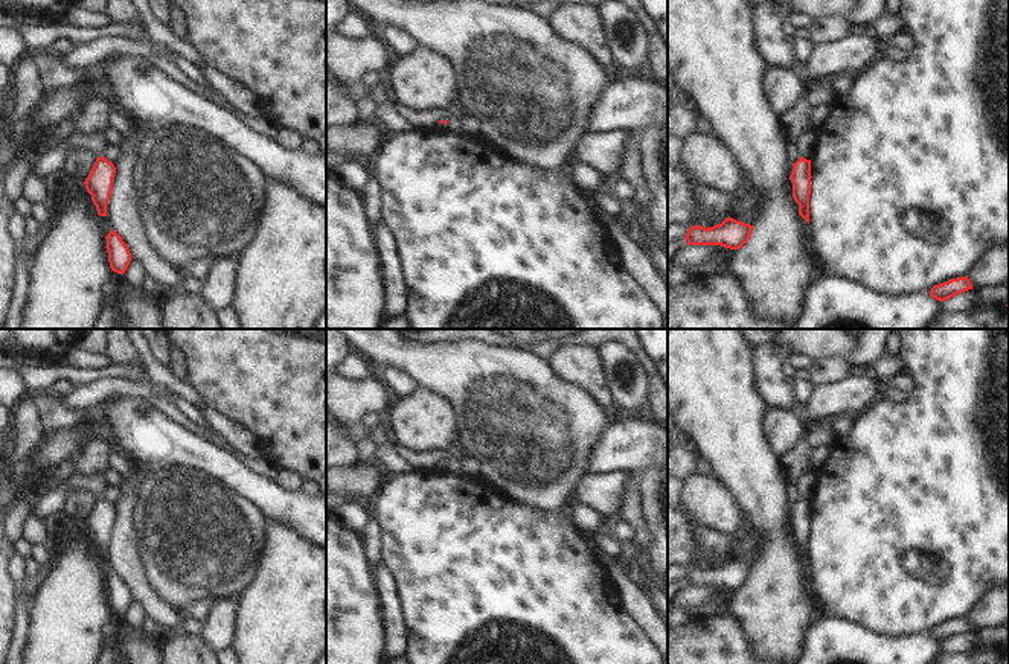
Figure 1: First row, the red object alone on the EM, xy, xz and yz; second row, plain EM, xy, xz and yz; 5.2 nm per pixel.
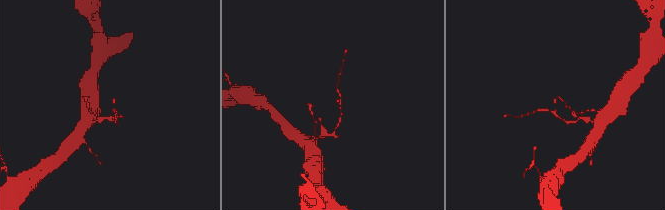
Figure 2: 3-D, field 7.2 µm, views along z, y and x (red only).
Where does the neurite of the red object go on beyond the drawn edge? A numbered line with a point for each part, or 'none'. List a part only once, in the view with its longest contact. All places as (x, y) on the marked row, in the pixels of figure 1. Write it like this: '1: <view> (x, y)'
none

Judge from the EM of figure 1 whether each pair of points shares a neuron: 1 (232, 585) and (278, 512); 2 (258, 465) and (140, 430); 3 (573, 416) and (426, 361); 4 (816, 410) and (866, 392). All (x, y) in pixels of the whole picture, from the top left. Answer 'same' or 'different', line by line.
1: different
2: different
3: same
4: same

